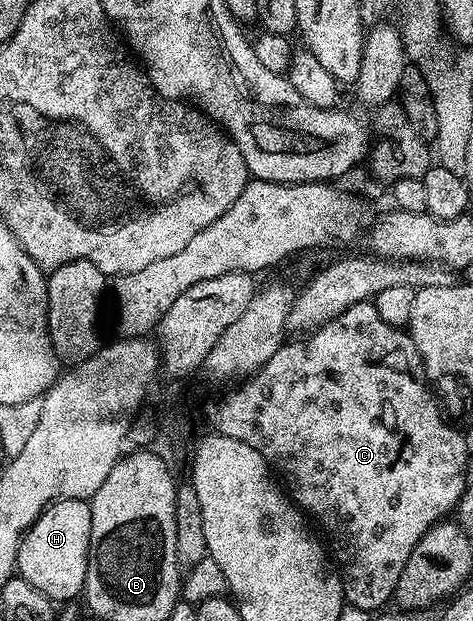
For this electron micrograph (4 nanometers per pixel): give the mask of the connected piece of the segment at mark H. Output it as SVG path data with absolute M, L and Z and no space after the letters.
M56 499L50 507L46 507L45 510L39 514L35 524L29 528L23 535L23 539L19 542L19 562L17 564L18 574L25 581L29 581L29 585L33 585L43 595L47 596L52 601L58 601L58 599L67 599L63 601L71 601L71 598L76 594L77 596L82 592L83 583L87 579L87 554L89 553L89 541L91 540L91 504L85 499Z

